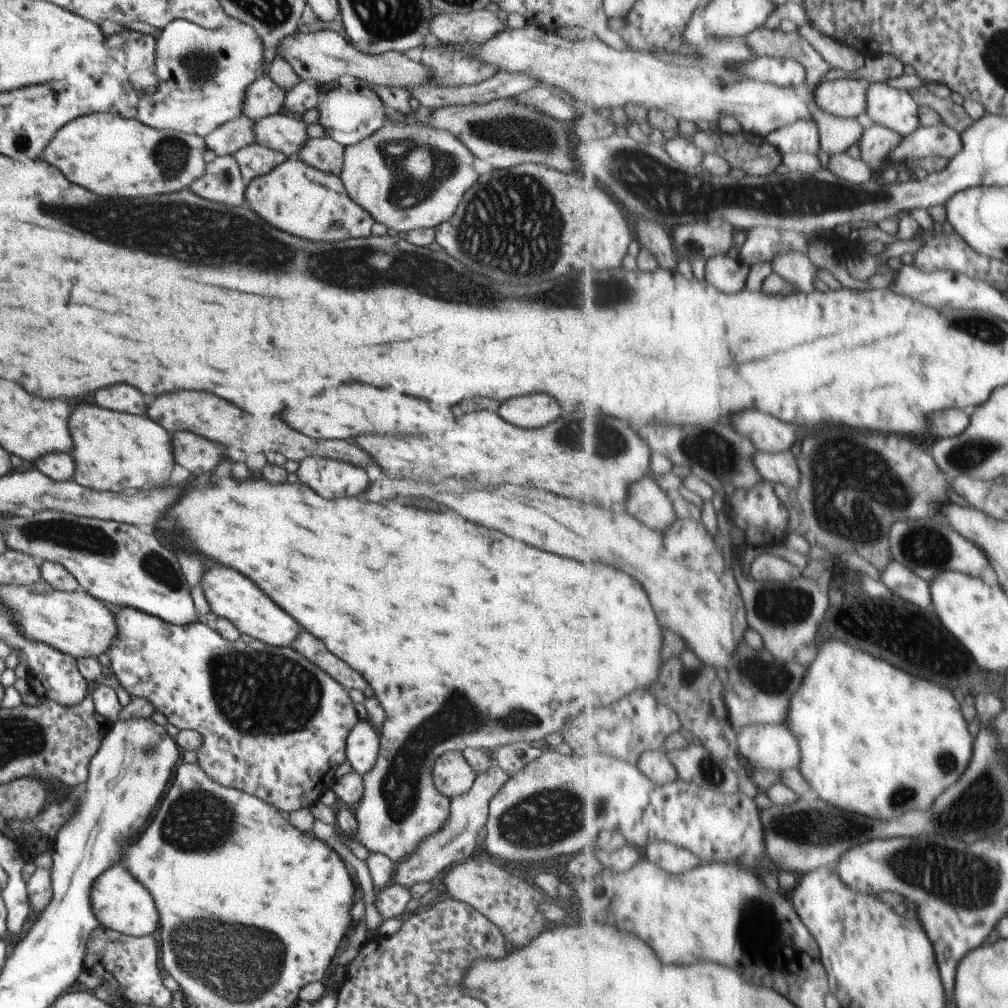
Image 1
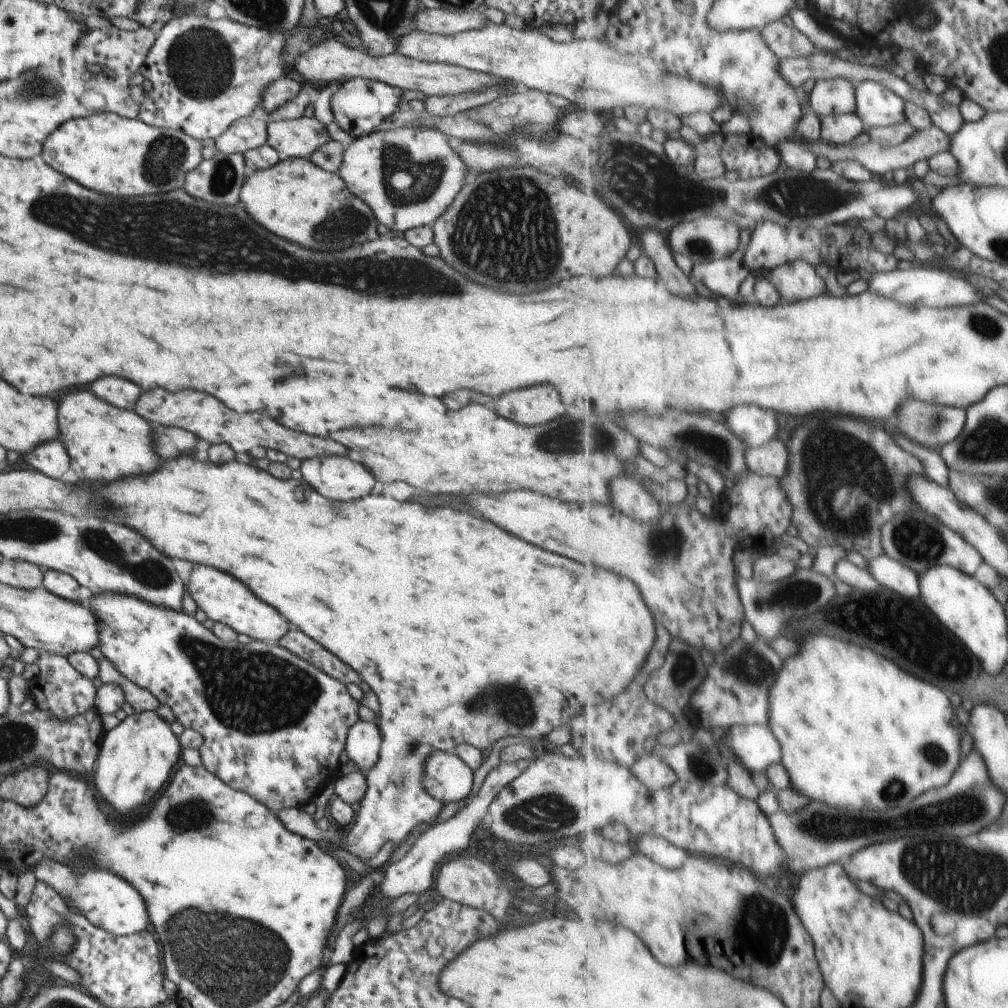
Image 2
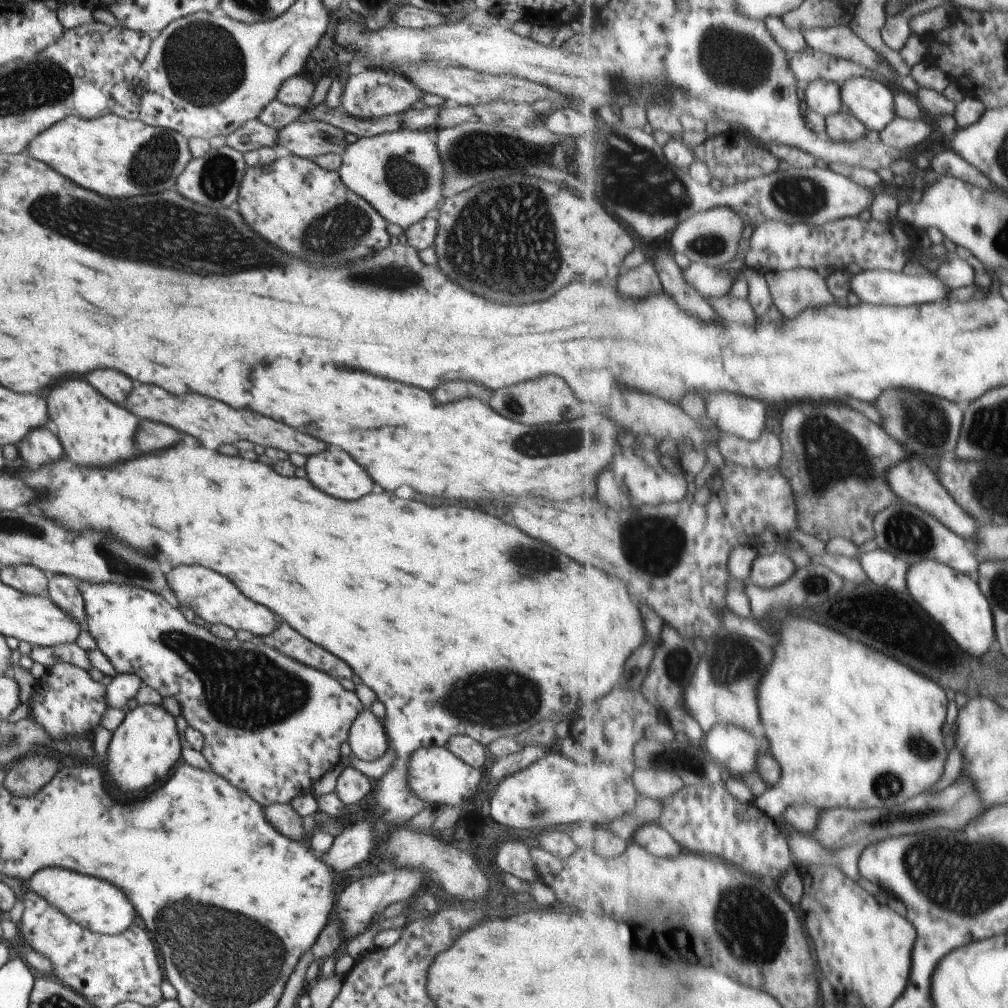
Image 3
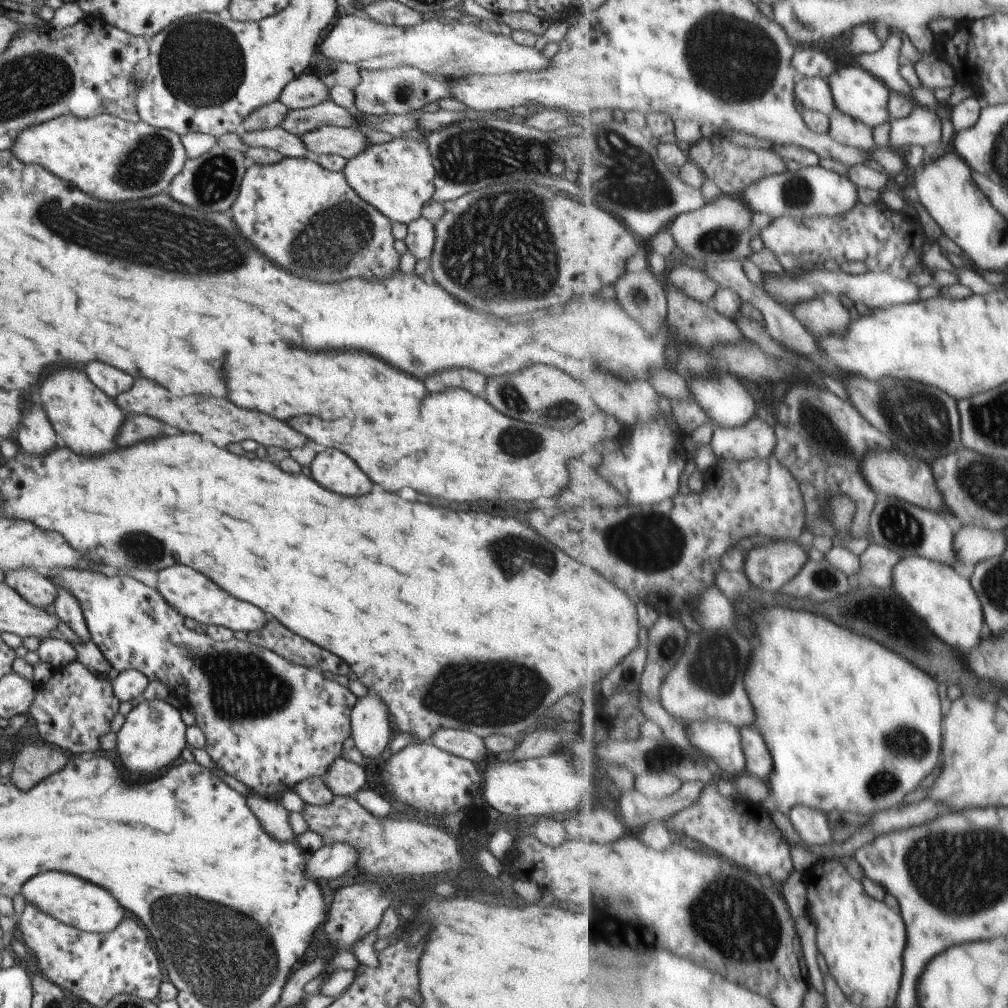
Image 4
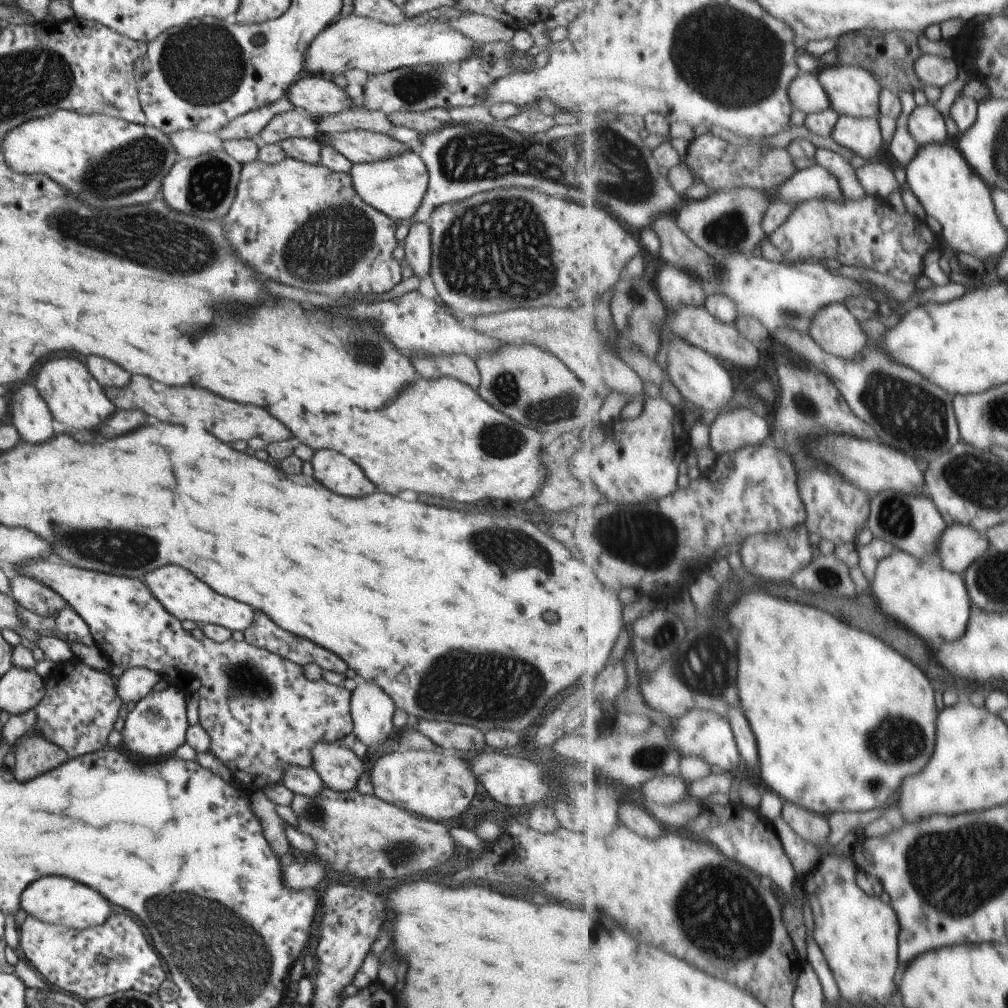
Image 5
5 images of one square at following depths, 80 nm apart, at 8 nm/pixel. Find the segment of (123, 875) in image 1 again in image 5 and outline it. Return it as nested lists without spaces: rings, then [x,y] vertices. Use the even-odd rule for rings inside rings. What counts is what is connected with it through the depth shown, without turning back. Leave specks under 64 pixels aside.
[[[43,876],[31,882],[21,891],[17,907],[25,912],[27,917],[35,920],[71,929],[84,929],[102,925],[110,915],[111,910],[107,902],[87,886],[81,886],[73,880],[59,878],[59,876]]]

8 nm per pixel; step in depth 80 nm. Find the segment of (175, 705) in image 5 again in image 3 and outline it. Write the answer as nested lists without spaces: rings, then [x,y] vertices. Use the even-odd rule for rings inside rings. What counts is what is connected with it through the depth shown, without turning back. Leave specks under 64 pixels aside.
[[[142,704],[124,714],[119,726],[112,732],[106,750],[104,770],[111,780],[117,782],[121,792],[139,794],[163,780],[171,766],[179,760],[180,738],[175,717],[160,705]]]

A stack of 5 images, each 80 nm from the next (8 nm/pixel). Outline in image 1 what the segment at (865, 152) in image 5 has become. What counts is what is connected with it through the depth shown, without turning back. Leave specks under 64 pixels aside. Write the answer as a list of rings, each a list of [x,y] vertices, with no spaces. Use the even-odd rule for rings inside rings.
[[[821,107],[815,108],[819,122],[820,148],[829,156],[844,153],[862,140],[867,122],[863,118],[831,116]]]

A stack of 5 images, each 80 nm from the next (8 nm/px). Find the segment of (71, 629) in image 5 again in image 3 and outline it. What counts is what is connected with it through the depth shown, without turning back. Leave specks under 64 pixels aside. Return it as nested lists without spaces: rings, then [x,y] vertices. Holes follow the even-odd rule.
[[[63,574],[48,575],[46,592],[51,602],[56,604],[72,621],[78,625],[85,622],[81,593],[78,589],[78,580]]]

